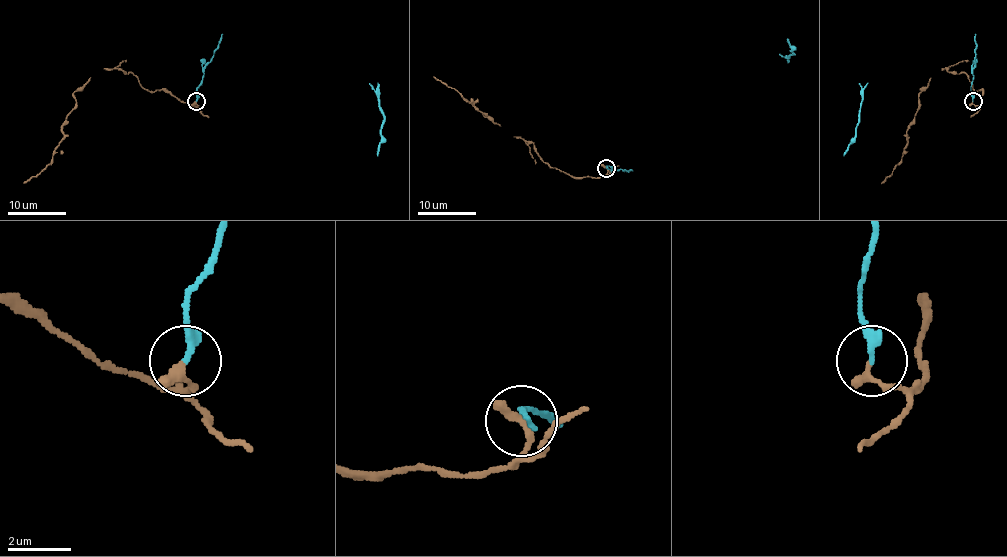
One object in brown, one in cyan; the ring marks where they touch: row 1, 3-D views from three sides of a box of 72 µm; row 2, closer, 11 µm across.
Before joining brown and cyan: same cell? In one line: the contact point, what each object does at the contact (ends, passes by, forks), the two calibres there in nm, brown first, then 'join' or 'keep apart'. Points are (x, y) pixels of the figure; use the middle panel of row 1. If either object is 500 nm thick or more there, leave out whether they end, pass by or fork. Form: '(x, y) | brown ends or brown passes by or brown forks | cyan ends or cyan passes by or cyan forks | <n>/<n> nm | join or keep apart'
(606, 168) | brown ends | cyan ends | 300/280 nm | keep apart

